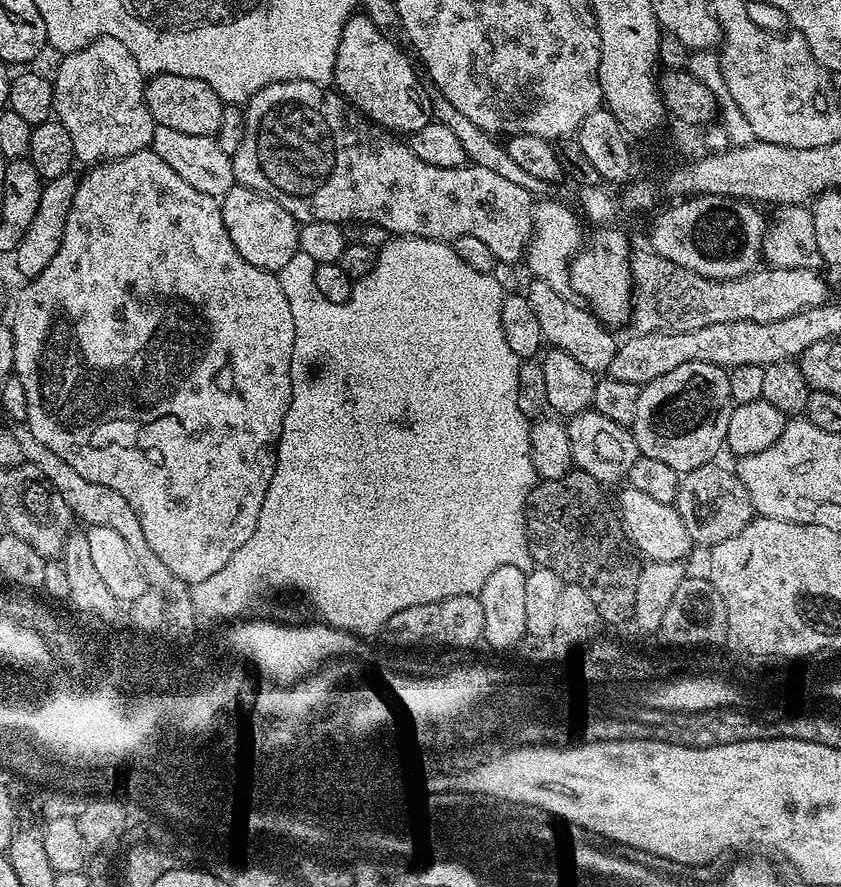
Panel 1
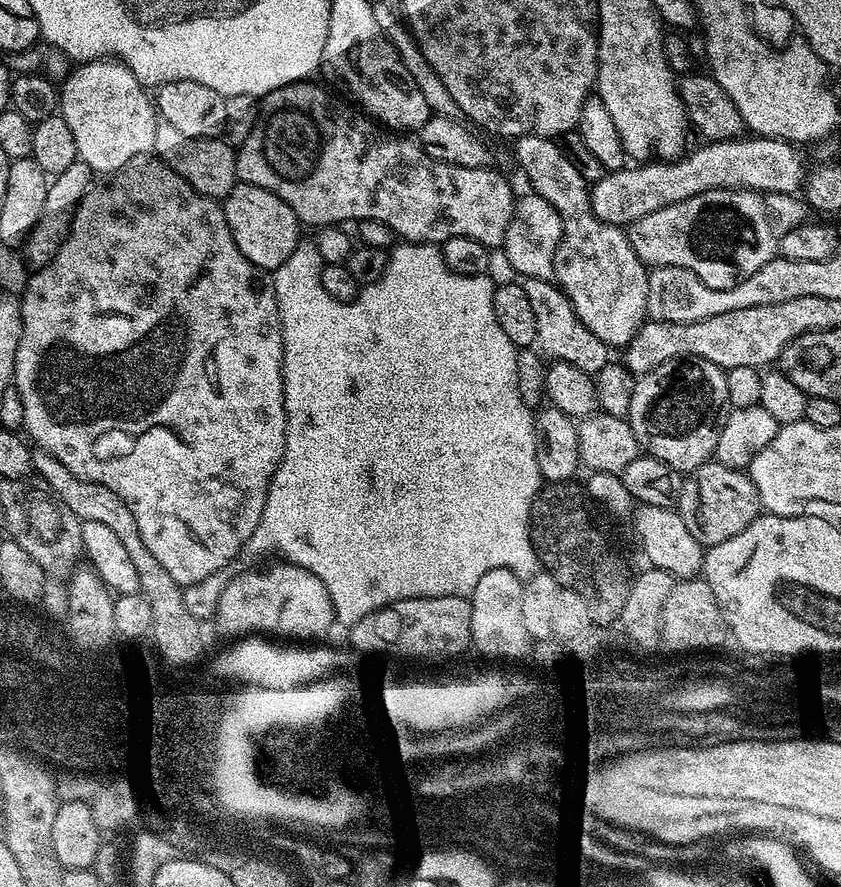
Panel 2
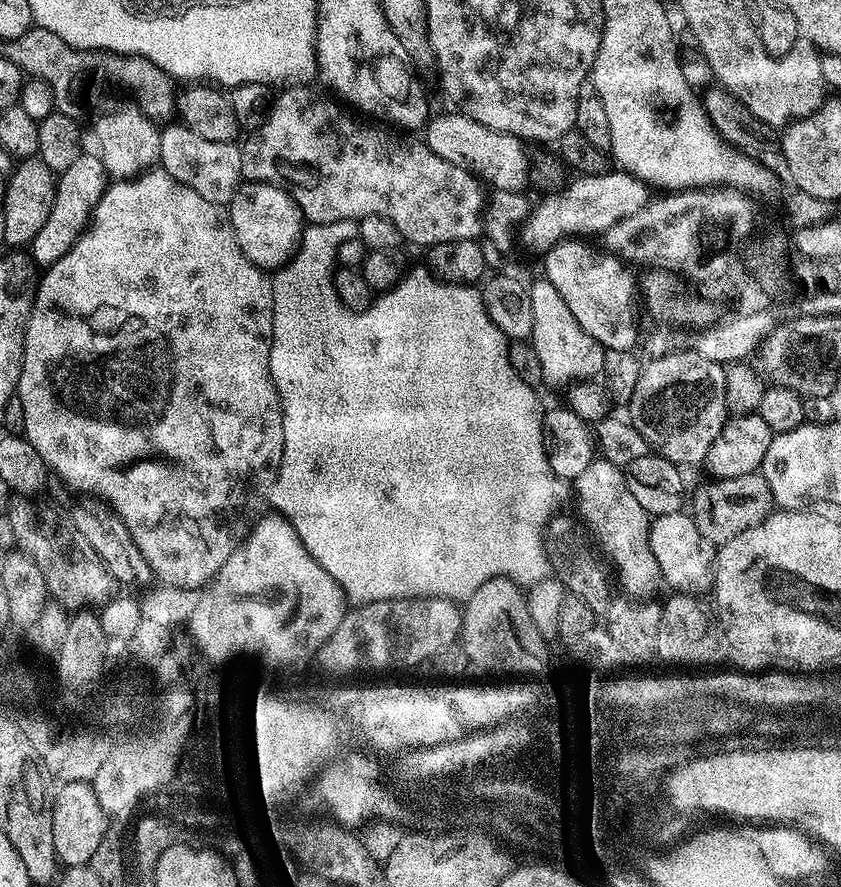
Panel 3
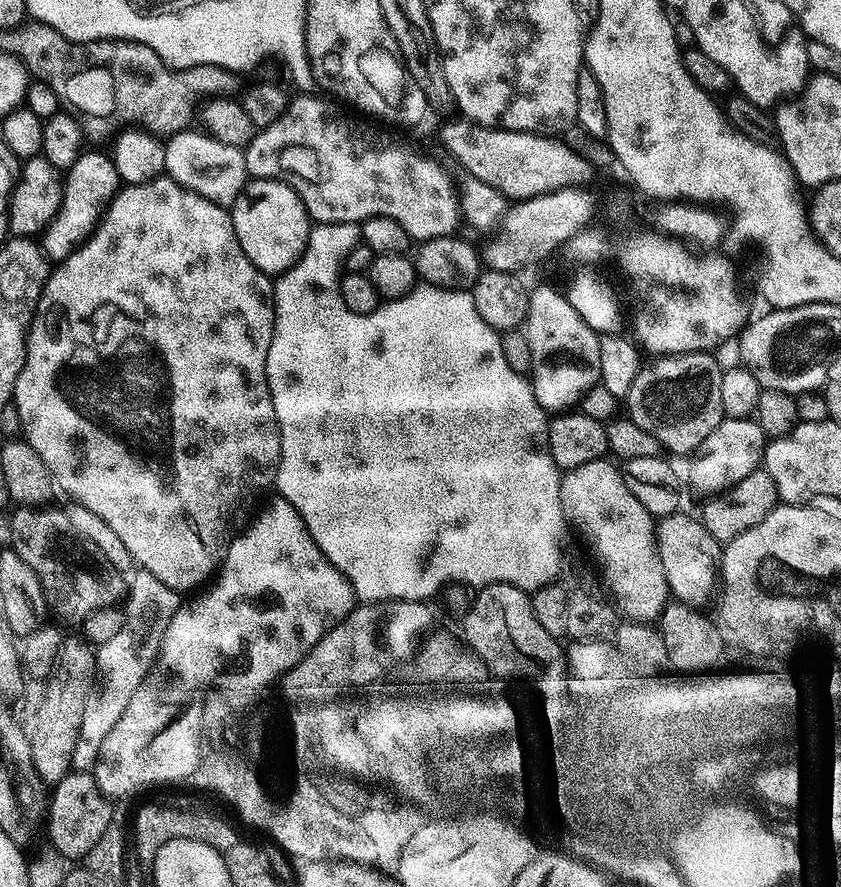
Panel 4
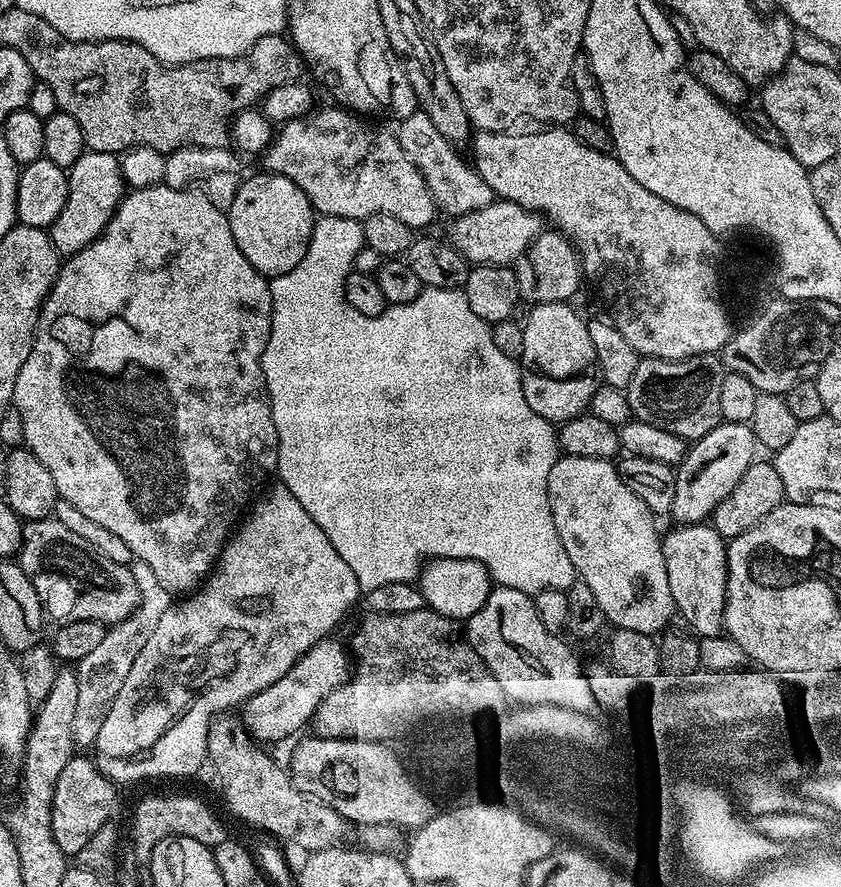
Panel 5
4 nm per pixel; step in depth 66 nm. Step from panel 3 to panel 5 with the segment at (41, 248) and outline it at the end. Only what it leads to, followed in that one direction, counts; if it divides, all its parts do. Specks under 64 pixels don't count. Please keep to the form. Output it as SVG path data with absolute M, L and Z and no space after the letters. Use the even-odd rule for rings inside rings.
M86 150L82 158L78 158L78 162L67 169L67 174L66 206L62 206L62 214L54 218L50 229L52 244L61 254L81 252L86 245L94 243L104 233L104 227L126 195L120 160L113 153Z

